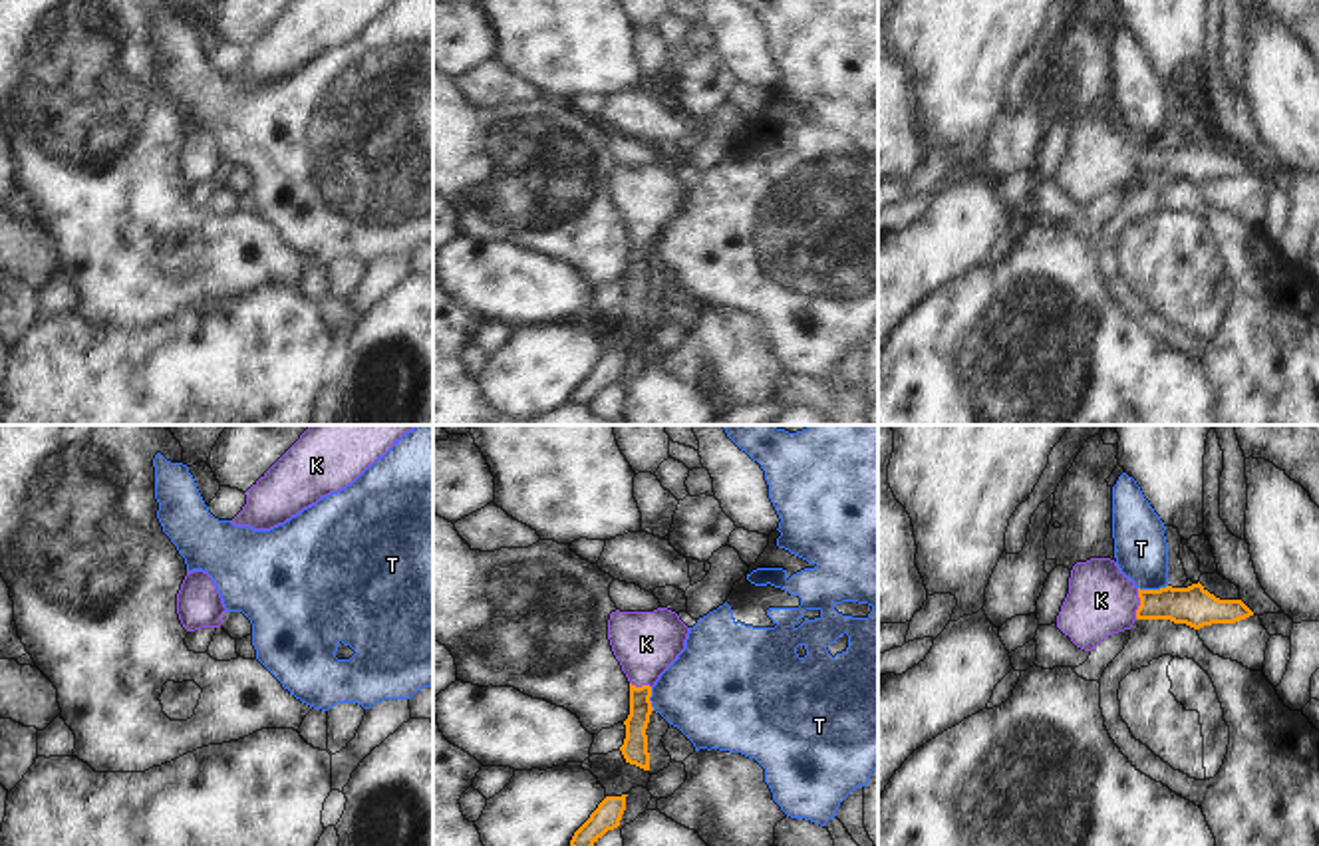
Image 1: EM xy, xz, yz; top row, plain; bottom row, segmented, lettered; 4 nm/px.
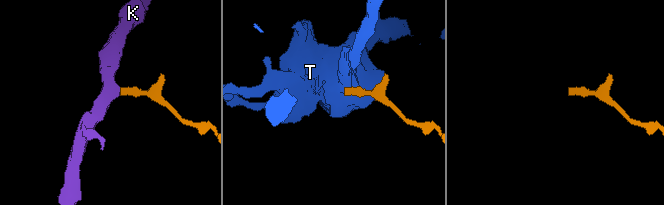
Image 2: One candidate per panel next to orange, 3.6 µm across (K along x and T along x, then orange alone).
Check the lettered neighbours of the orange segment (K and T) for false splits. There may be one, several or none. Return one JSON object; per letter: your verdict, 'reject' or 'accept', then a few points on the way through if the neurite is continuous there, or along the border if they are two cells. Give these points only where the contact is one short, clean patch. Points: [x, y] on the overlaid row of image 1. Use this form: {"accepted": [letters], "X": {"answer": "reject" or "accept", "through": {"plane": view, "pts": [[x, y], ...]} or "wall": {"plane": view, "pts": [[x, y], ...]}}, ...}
{"accepted": ["K"], "K": {"answer": "accept", "through": {"plane": "yz", "pts": [[1194, 606], [1141, 604], [1101, 600]]}}, "T": {"answer": "reject", "wall": {"plane": "yz", "pts": [[1167, 584], [1139, 588]]}}}

